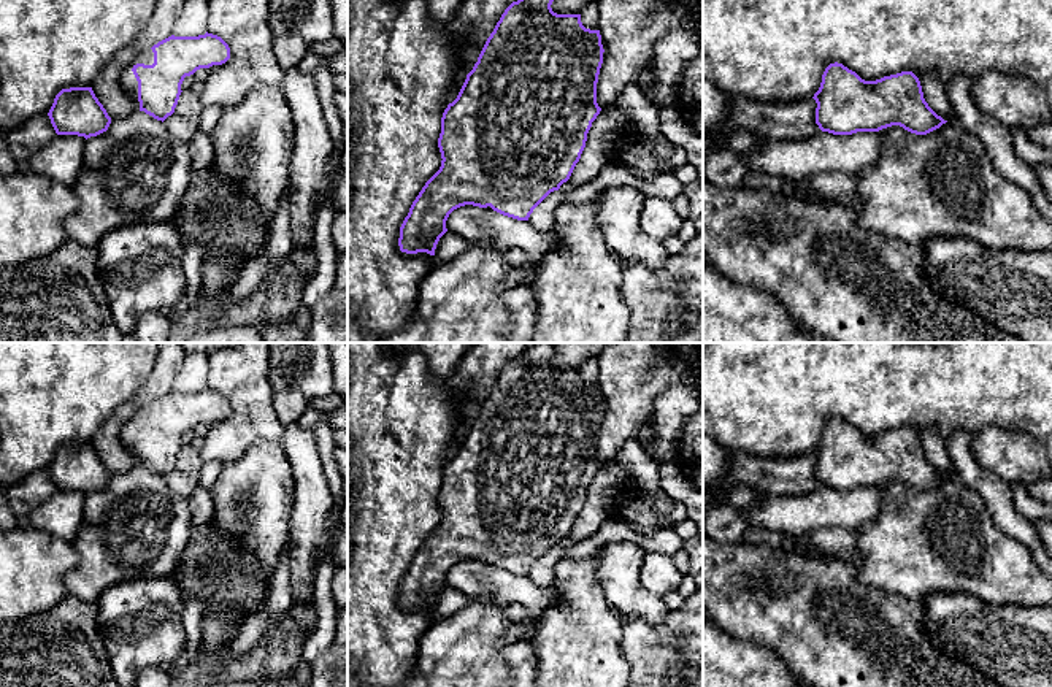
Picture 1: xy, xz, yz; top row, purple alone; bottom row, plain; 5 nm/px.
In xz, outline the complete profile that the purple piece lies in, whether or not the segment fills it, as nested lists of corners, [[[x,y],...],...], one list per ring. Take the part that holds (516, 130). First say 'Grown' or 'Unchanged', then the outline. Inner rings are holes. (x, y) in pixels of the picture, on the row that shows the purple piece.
Grown. [[[517,0],[513,2],[500,21],[497,22],[493,32],[487,38],[478,62],[473,70],[466,75],[466,79],[457,95],[457,98],[447,105],[441,117],[441,133],[438,138],[438,148],[441,152],[441,167],[440,170],[425,182],[416,200],[413,201],[408,216],[405,217],[400,227],[398,246],[401,252],[417,254],[427,252],[433,259],[428,274],[419,284],[419,298],[414,313],[414,319],[400,332],[395,332],[389,336],[384,336],[378,343],[508,343],[511,333],[511,314],[503,303],[505,278],[513,270],[506,260],[506,251],[498,246],[481,246],[479,243],[470,243],[468,249],[449,260],[440,262],[435,257],[435,249],[440,238],[447,232],[446,221],[449,214],[465,205],[473,205],[486,208],[489,211],[497,211],[503,216],[528,221],[533,209],[554,190],[559,190],[563,182],[566,182],[581,159],[581,154],[586,148],[587,133],[592,127],[592,122],[600,114],[601,108],[597,103],[597,83],[600,68],[603,63],[603,44],[600,30],[586,29],[581,22],[581,14],[557,14],[552,11],[551,5],[554,0]]]

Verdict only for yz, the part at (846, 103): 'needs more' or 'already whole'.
already whole

